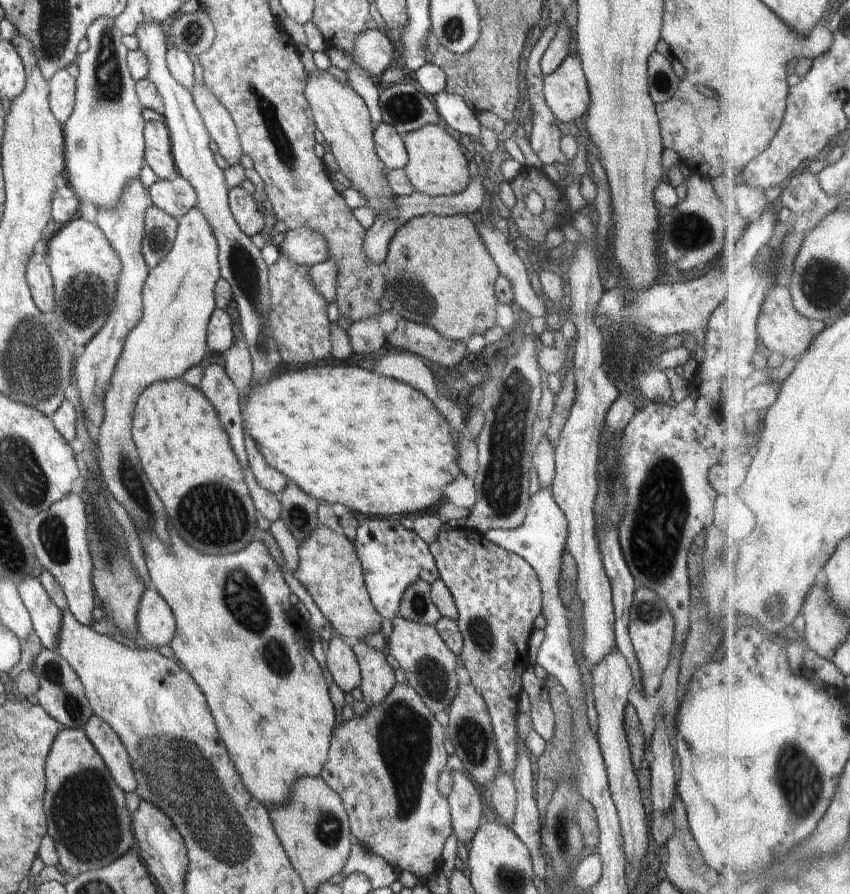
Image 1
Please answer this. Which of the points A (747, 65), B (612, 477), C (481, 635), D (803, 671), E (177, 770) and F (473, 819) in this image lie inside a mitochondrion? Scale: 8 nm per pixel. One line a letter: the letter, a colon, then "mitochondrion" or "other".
A: other
B: mitochondrion
C: mitochondrion
D: other
E: mitochondrion
F: other

